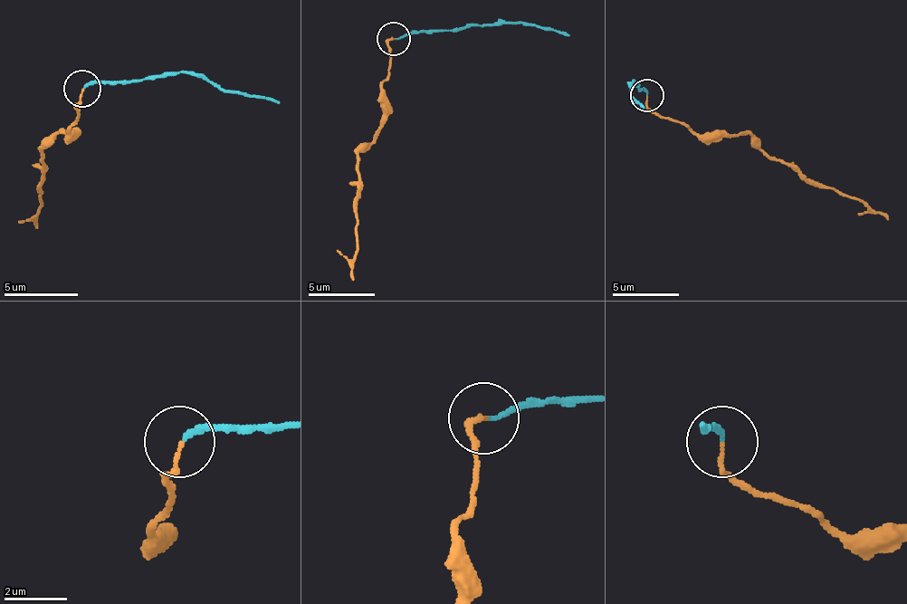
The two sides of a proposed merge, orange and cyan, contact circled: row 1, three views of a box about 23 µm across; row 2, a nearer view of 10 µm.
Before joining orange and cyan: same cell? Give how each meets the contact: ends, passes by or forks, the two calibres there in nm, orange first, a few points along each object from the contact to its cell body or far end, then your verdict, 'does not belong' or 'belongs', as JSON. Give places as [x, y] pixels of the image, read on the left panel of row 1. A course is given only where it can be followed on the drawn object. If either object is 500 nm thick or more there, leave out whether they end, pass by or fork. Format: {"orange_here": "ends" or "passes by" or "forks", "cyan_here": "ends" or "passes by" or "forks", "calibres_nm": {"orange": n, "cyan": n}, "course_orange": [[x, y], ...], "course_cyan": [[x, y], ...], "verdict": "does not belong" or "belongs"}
{"orange_here": "ends", "cyan_here": "ends", "calibres_nm": {"orange": 120, "cyan": 170}, "course_orange": [[82, 88], [71, 132], [61, 132], [42, 151], [42, 203], [38, 229]], "course_cyan": [[82, 88], [198, 72], [224, 88], [281, 102]], "verdict": "does not belong"}

